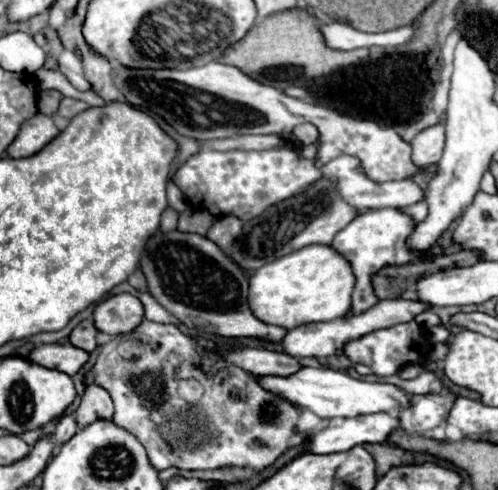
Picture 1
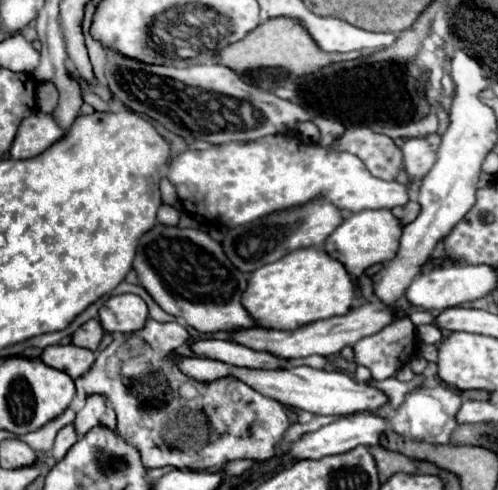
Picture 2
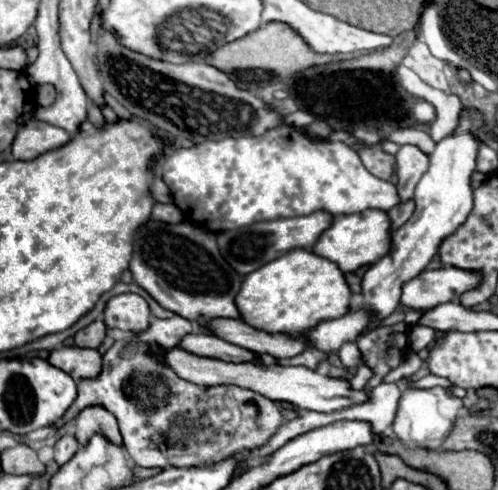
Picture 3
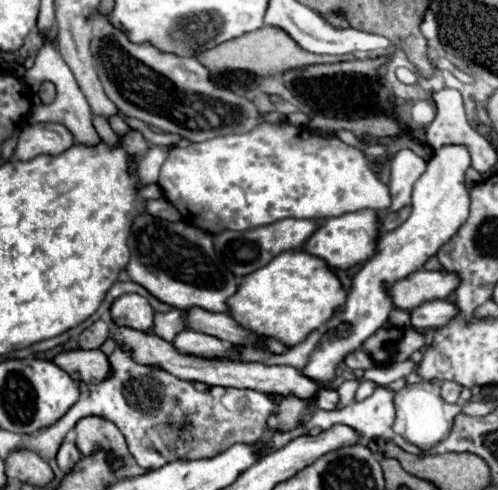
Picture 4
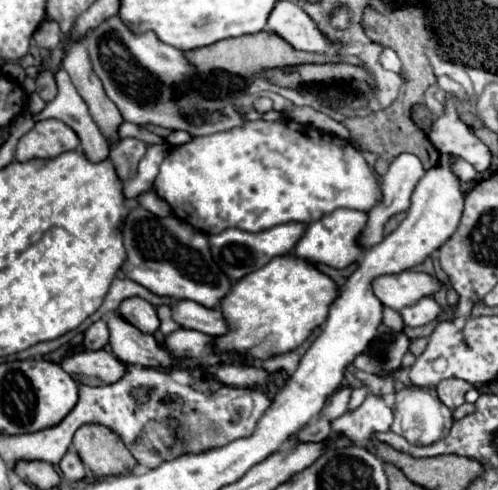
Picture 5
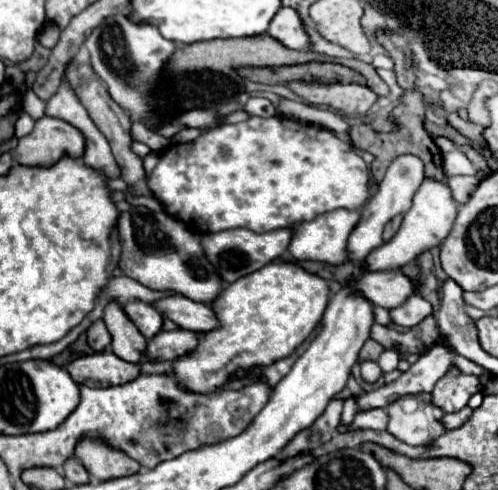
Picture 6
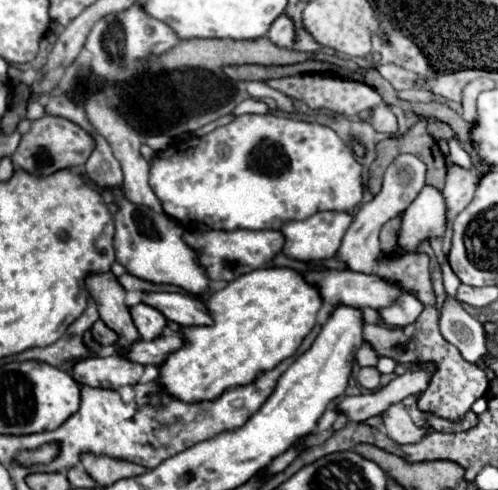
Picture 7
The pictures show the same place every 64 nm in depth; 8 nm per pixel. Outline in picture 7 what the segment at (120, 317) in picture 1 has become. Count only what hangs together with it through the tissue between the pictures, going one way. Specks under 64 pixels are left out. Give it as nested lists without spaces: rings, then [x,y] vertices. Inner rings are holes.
[[[136,304],[130,308],[134,324],[138,328],[138,334],[142,340],[154,340],[158,336],[162,336],[164,328],[166,328],[166,316],[162,312],[158,312],[156,308],[148,306],[148,304]]]

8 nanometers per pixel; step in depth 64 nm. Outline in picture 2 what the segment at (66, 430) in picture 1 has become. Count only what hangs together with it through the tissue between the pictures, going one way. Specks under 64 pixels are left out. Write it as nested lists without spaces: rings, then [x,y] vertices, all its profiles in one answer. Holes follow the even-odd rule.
[[[64,426],[58,436],[56,436],[56,442],[54,442],[54,448],[52,448],[52,456],[56,460],[62,460],[68,452],[68,448],[72,448],[72,444],[76,444],[78,440],[78,434],[74,430],[74,426]]]

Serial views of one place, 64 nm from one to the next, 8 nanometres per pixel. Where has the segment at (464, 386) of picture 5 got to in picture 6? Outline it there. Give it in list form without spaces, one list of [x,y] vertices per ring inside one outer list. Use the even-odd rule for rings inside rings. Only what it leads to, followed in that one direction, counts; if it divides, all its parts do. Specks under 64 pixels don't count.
[[[450,368],[436,382],[432,390],[432,404],[444,412],[458,412],[476,392],[482,392],[480,376],[464,376],[462,372],[456,372],[456,368]]]

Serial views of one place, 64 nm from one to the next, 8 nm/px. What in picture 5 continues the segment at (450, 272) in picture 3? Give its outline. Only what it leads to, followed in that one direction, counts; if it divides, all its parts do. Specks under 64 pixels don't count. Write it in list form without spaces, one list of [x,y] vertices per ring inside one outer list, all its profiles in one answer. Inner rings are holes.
[[[400,272],[400,274],[388,274],[378,276],[372,280],[372,292],[374,296],[394,310],[406,308],[408,304],[414,304],[416,300],[424,296],[434,296],[440,288],[440,282],[434,276],[420,274],[420,272]]]

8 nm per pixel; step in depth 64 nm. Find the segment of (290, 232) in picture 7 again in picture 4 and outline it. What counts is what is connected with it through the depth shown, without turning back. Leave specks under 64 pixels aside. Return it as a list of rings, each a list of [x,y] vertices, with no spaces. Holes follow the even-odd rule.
[[[374,210],[344,212],[340,216],[322,220],[314,234],[304,242],[304,252],[310,252],[316,258],[322,258],[330,268],[348,270],[372,256],[376,252],[376,238],[380,230],[380,214]]]

